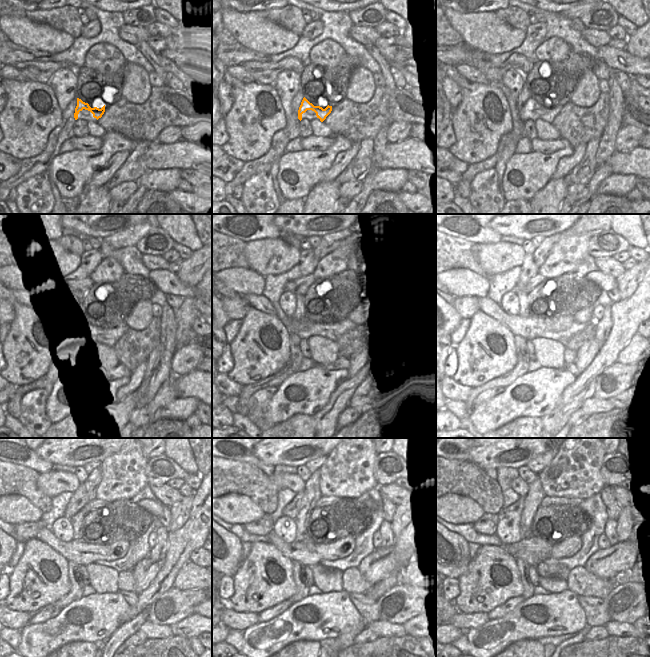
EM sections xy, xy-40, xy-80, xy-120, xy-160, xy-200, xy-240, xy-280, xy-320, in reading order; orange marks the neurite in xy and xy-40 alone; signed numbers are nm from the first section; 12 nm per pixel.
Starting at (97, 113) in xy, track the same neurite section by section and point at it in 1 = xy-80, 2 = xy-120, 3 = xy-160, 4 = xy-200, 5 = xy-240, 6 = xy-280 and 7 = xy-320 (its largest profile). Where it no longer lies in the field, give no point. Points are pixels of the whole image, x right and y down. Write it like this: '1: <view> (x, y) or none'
1: xy-80 (548, 114)
2: xy-120 (108, 336)
3: xy-160 (304, 328)
4: xy-200 (528, 328)
5: xy-240 (82, 553)
6: xy-280 (308, 555)
7: xy-320 (566, 548)

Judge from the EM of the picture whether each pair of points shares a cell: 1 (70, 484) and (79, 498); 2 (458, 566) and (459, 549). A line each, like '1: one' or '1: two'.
1: two
2: one

